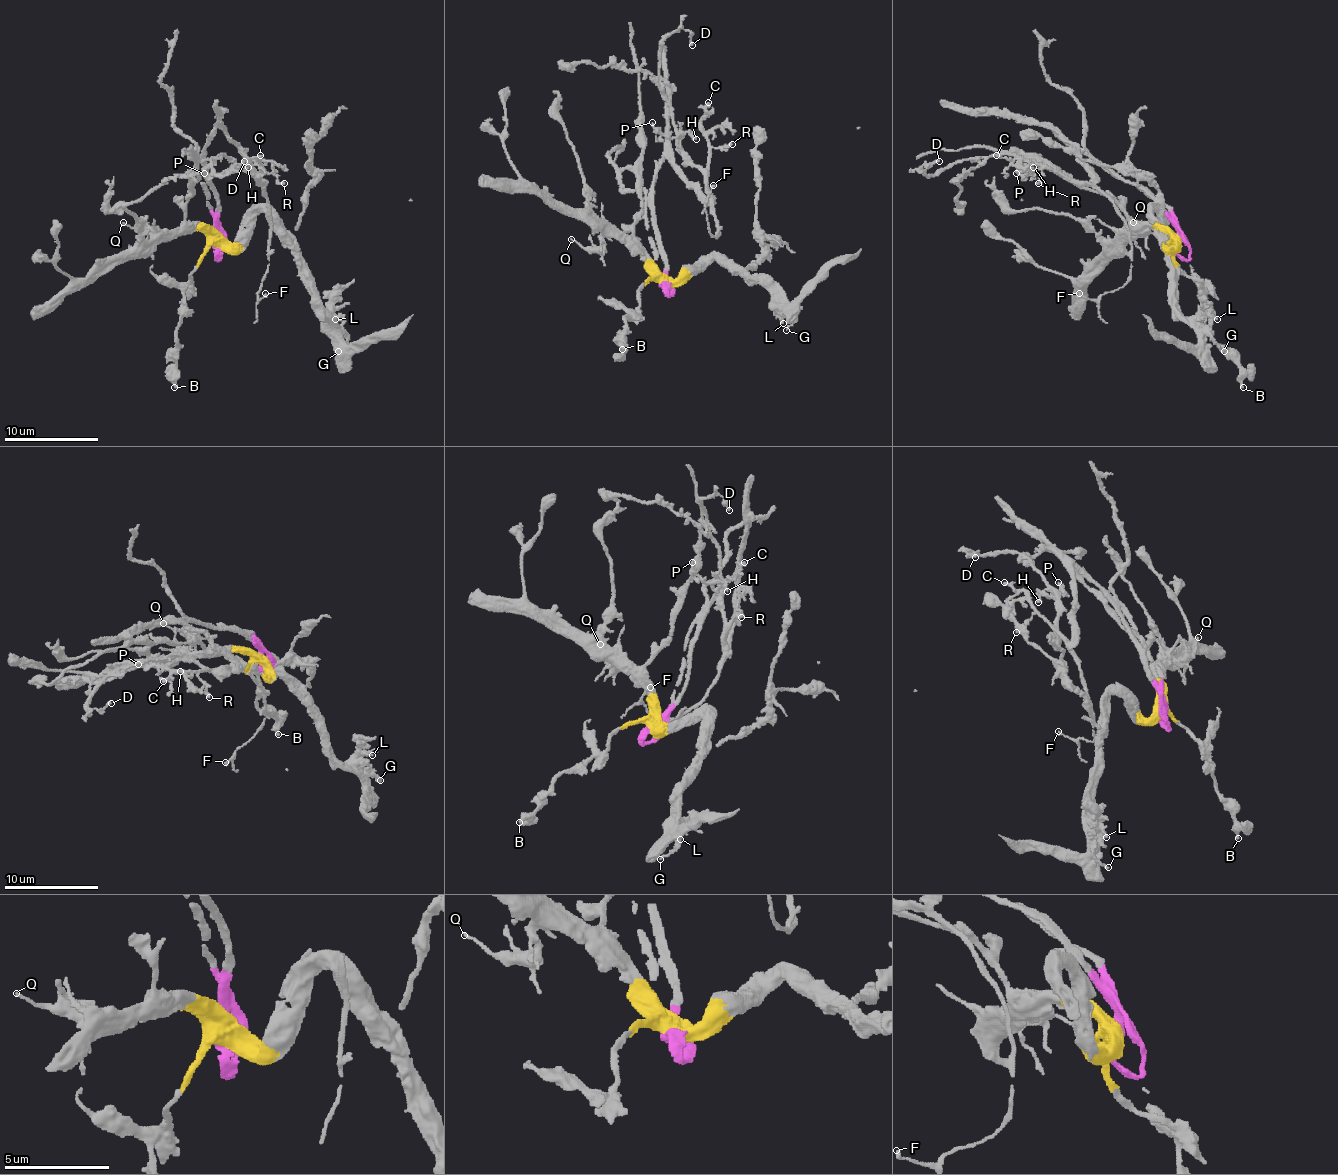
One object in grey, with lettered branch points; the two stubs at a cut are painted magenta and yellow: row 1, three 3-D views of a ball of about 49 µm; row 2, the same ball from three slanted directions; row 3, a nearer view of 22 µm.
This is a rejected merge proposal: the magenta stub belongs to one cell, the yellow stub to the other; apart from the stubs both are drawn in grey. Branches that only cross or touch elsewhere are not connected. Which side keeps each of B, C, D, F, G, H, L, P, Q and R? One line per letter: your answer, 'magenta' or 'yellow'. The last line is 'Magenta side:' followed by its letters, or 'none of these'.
B: yellow
C: magenta
D: magenta
F: magenta
G: yellow
H: magenta
L: yellow
P: magenta
Q: yellow
R: magenta
Magenta side: C, D, F, H, P, R

